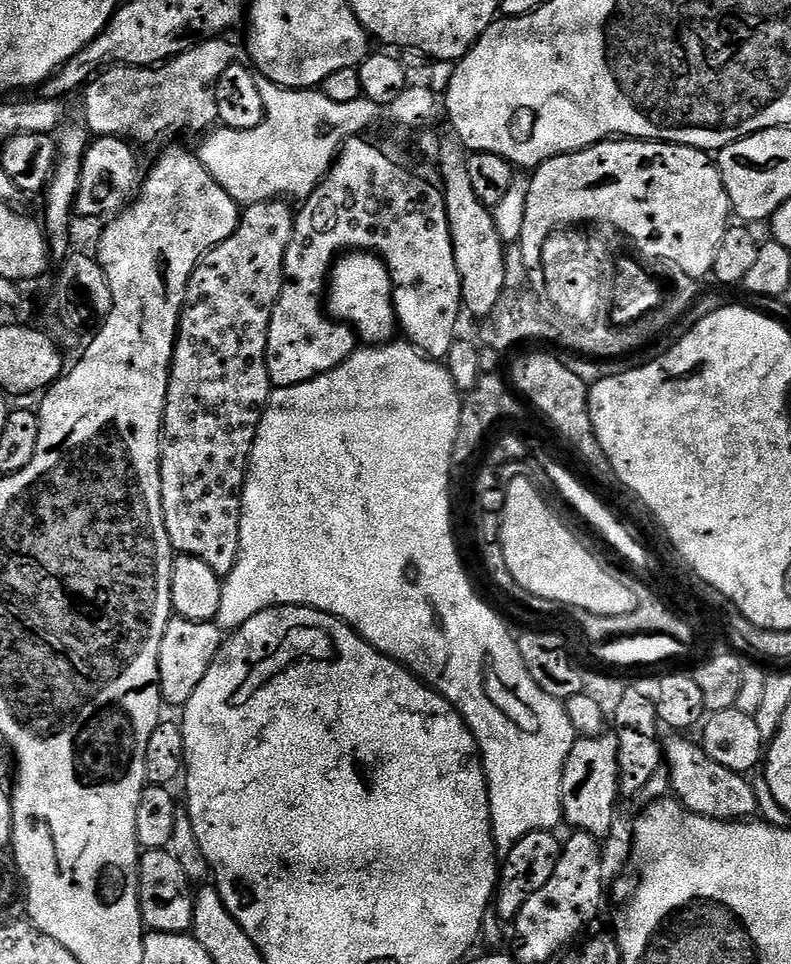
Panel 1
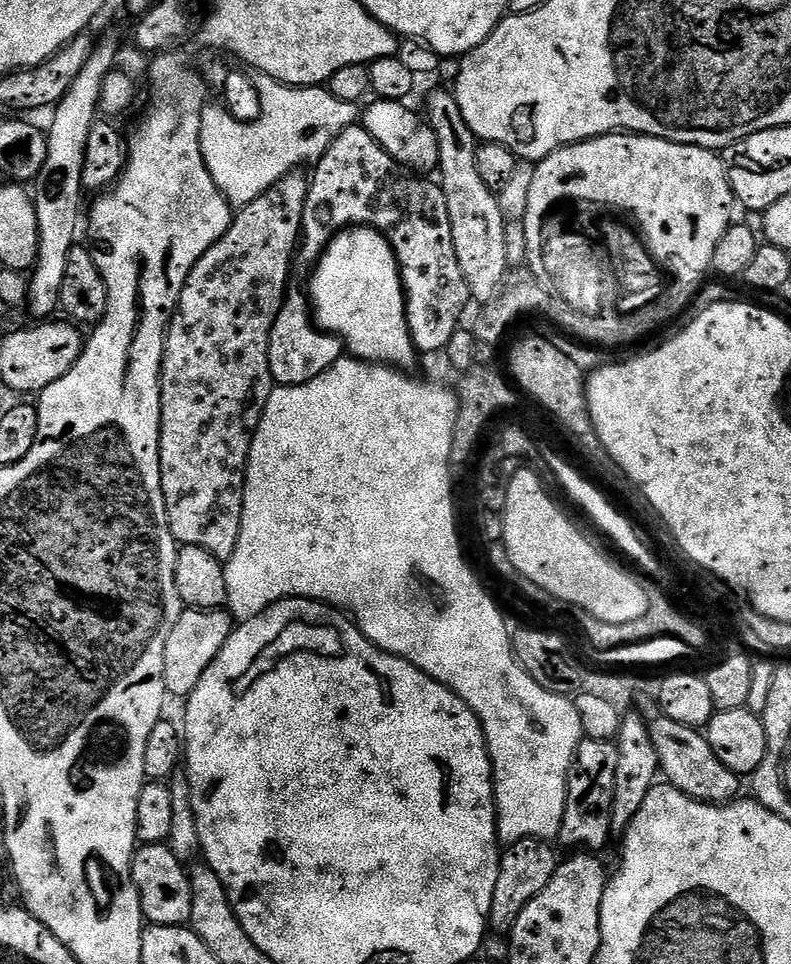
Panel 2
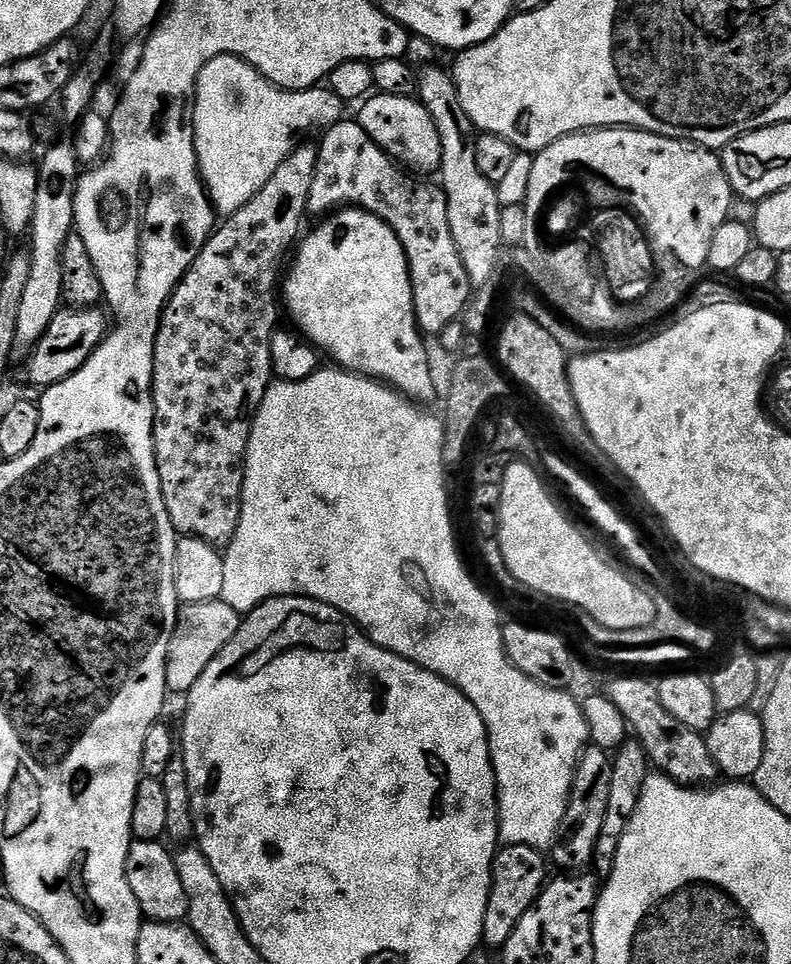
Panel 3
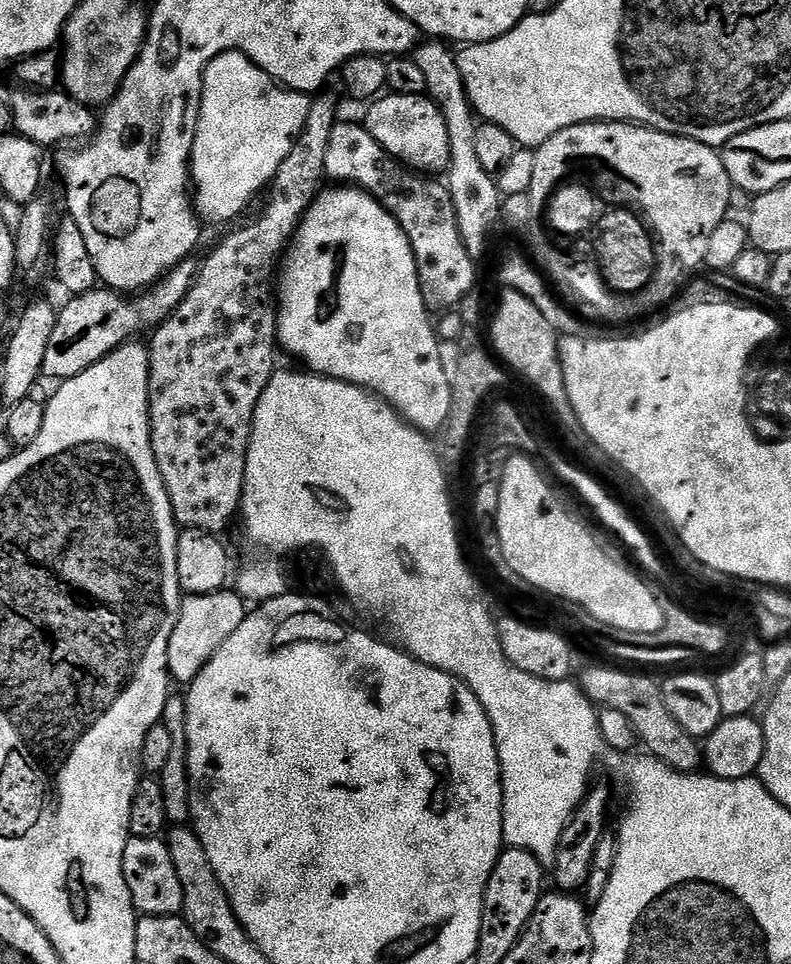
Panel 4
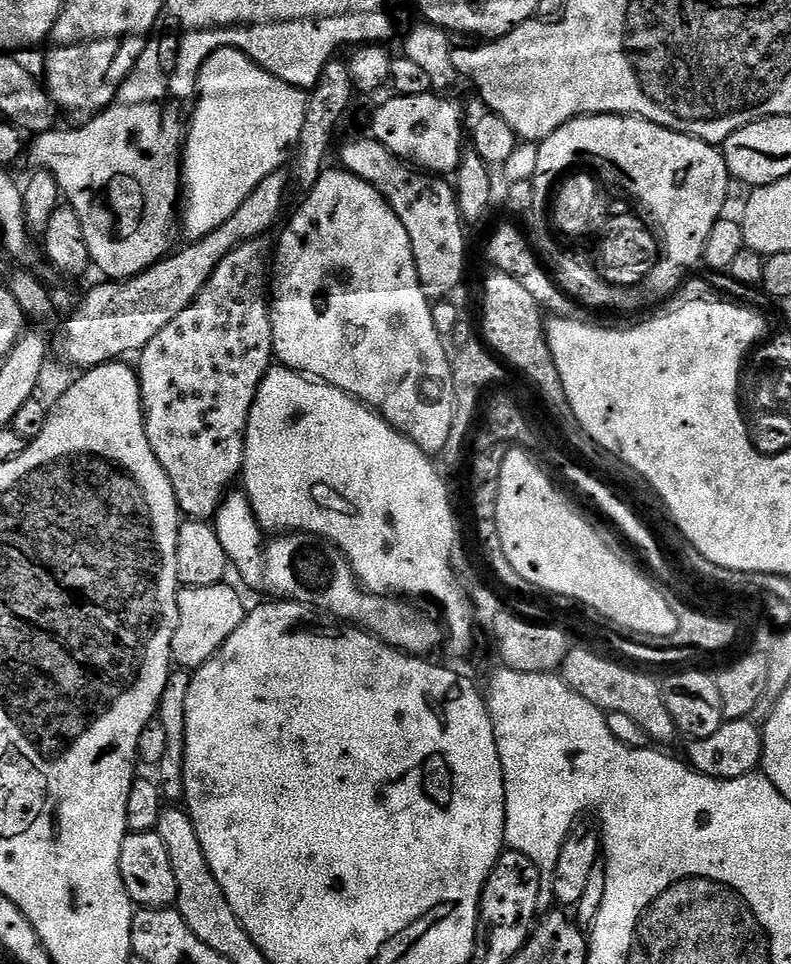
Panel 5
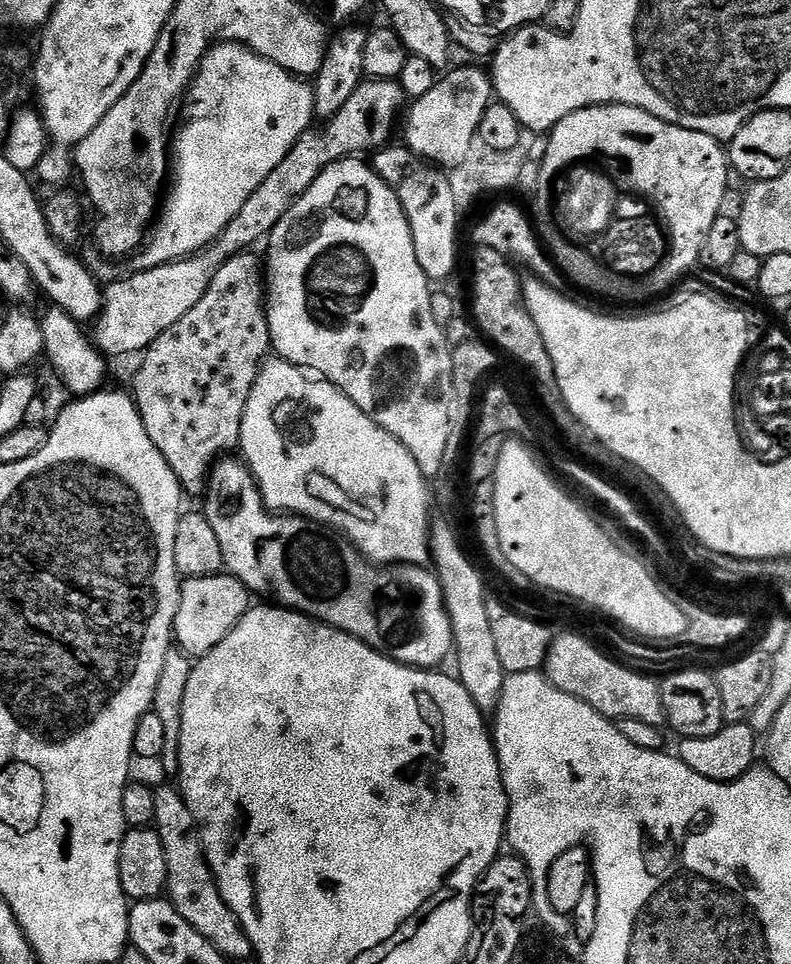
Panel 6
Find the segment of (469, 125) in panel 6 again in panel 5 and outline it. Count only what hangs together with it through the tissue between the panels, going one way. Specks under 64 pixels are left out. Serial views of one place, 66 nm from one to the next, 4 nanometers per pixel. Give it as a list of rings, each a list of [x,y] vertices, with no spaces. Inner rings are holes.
[[[442,94],[395,95],[372,118],[373,139],[386,146],[401,160],[439,176],[453,175],[460,167],[466,140],[464,110],[461,104]]]

